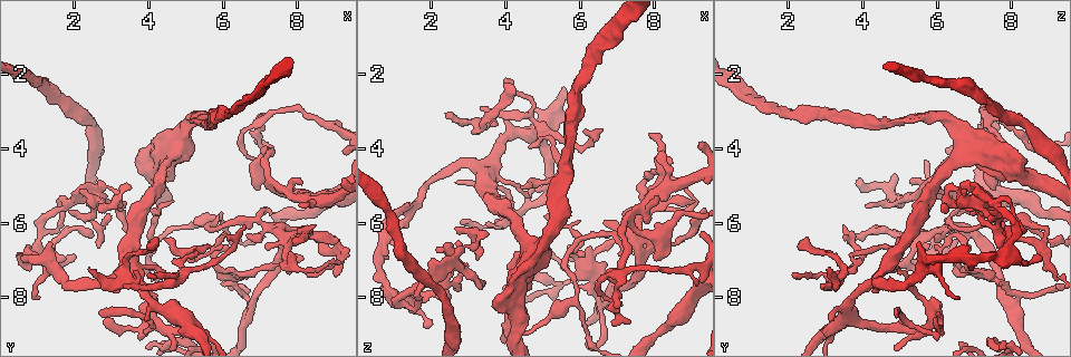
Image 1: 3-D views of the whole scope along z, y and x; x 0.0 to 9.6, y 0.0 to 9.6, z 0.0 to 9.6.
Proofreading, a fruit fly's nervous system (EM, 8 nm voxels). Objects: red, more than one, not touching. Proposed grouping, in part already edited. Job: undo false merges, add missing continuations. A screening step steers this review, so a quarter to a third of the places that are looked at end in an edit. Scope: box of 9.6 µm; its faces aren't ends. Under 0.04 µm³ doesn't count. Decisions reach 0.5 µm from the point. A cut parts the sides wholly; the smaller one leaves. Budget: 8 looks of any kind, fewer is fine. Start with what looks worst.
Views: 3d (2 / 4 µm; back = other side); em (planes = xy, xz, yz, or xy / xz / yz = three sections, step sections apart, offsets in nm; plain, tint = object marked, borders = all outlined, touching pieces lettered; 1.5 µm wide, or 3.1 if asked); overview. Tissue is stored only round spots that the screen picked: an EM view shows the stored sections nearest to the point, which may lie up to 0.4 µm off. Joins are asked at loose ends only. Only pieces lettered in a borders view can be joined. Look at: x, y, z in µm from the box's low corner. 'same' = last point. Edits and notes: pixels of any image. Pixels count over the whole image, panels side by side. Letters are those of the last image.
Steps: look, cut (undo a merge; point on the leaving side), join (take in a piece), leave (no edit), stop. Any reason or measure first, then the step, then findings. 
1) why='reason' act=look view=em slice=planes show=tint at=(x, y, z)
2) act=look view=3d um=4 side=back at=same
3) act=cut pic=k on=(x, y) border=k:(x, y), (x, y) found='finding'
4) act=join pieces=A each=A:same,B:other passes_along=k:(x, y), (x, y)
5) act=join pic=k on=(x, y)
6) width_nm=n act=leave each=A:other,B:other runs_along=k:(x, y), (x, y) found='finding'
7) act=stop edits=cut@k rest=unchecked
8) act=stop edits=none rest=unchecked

why='branch stops here' act=look view=3d um=4 at=(8.10, 4.90, 5.20)

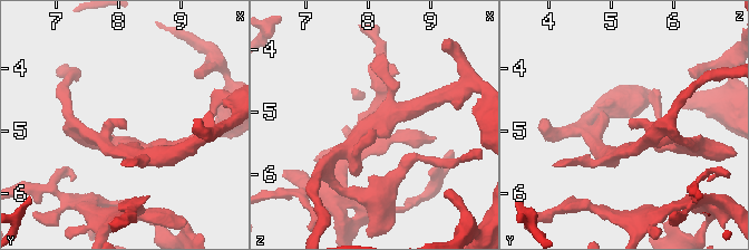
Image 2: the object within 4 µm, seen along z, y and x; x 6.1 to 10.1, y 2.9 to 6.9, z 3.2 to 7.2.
act=look view=em slice=xz step=4 show=tint at=(8.05, 4.90, 5.25)

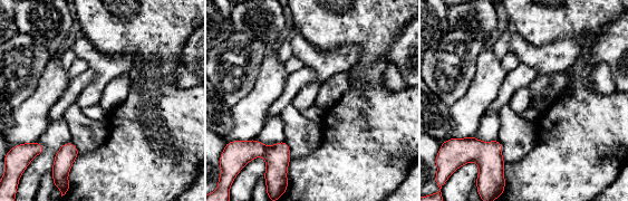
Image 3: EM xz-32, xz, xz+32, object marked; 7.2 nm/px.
why='another direction' act=look view=em slice=planes show=borders at=same

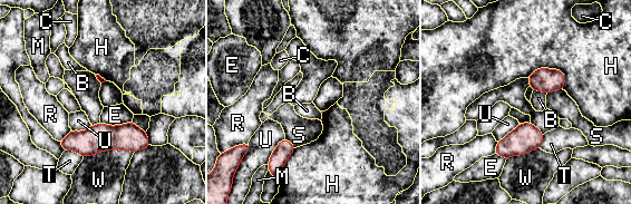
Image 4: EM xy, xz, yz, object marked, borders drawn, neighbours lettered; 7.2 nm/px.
act=leave each=B:other,C:other,E:other,H:other,M:other,R:other,S:other,T:other,U:other,W:other border=4:(527, 77), (556, 68), (564, 87) found='none of them fits'

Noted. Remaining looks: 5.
why='thin end' act=look view=3d um=4 at=(7.40, 3.95, 8.65)

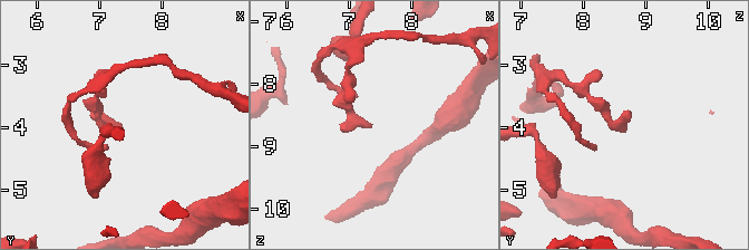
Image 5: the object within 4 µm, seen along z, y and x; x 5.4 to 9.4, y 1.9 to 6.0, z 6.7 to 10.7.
act=look view=em slice=planes show=borders at=(7.40, 3.95, 8.65)

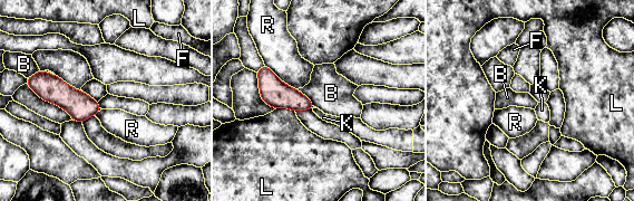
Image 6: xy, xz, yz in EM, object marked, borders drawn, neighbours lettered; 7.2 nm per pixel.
width_nm=130 act=leave each=B:other,F:other,K:other,L:other,R:other border=6:(296, 89), (303, 93), (313, 105) found='none of them fits'

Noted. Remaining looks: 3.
why='free end' act=look view=3d um=4 side=back at=(2.40, 7.20, 3.05)

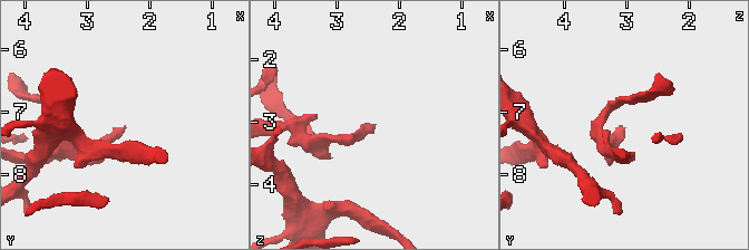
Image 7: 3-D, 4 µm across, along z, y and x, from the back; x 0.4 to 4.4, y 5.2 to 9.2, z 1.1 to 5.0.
why='now the EM' act=look view=em slice=yz step=4 show=borders at=(2.40, 7.25, 3.10)

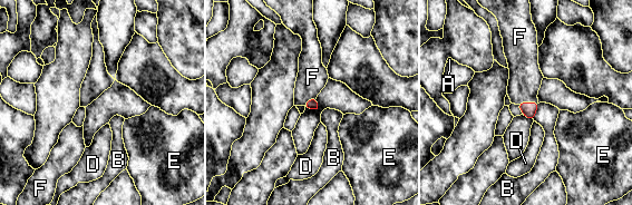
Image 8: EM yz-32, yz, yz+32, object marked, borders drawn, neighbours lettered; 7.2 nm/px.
longest_contact=F:160nm act=join pieces=F each=A:other,B:other,D:other,E:other,F:same found='the neuron continues'

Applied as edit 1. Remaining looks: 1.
act=stop edits=join@8 rest=unchecked

